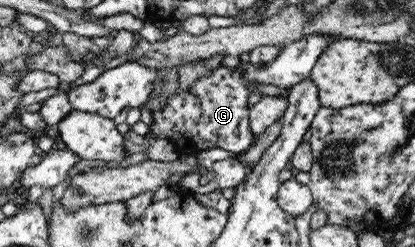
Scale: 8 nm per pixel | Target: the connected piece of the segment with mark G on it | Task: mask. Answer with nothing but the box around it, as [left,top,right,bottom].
[143,34,334,156]

